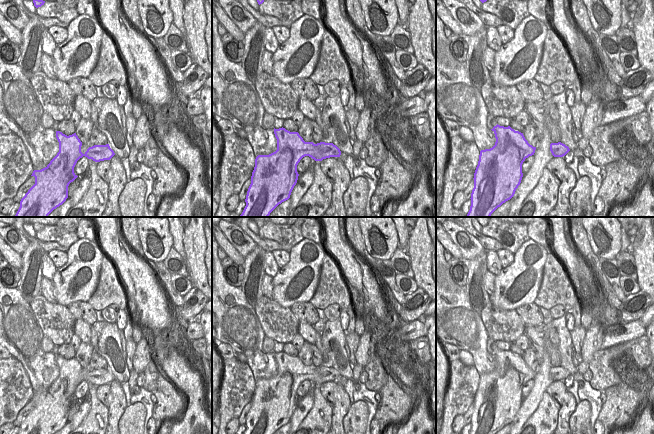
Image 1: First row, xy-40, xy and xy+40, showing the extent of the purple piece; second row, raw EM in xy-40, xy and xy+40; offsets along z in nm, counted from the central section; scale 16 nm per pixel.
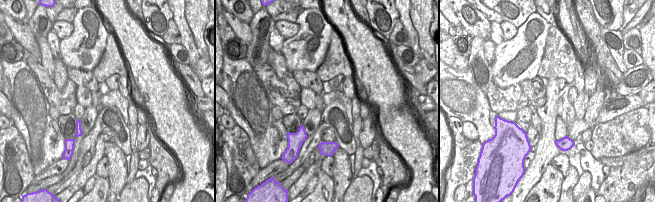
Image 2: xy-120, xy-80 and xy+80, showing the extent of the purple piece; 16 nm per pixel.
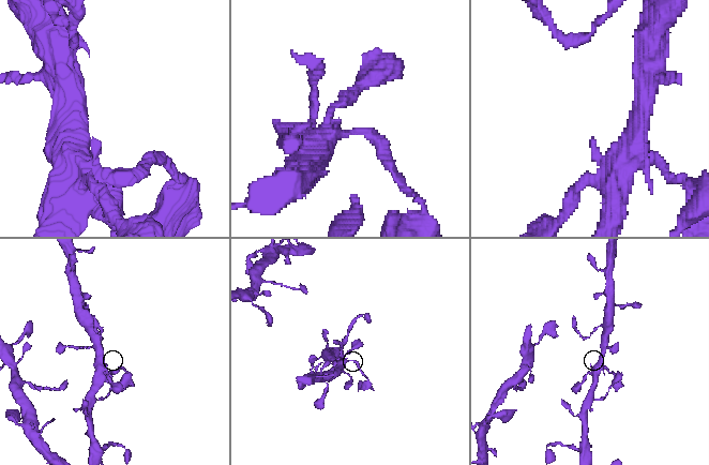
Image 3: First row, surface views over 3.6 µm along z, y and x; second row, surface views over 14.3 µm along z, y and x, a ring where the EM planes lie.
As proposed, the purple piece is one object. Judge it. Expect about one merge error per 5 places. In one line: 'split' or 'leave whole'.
leave whole

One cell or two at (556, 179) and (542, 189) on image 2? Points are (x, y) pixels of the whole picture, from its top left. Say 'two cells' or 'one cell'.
one cell

